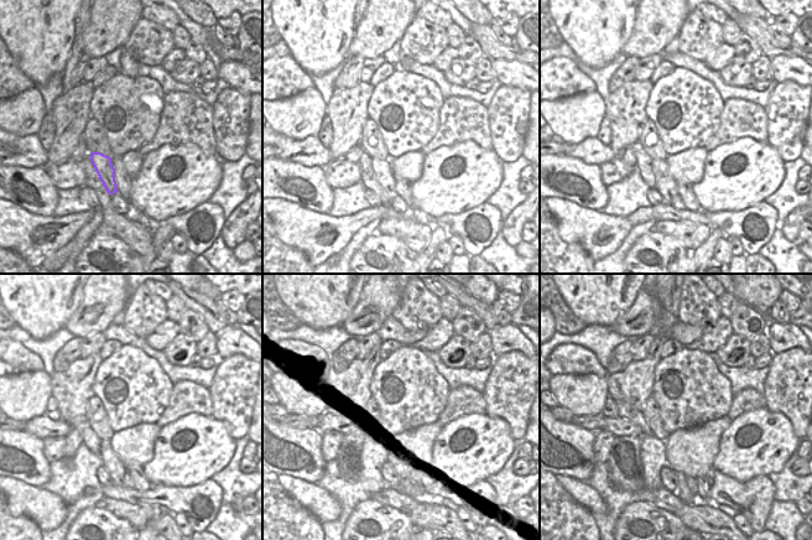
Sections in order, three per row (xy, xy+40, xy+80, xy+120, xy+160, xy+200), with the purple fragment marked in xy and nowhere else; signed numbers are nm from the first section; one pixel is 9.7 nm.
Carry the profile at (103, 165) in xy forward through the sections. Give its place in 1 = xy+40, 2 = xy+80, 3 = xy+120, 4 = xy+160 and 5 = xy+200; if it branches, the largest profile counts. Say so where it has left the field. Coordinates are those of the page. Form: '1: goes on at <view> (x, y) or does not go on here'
1: goes on at xy+40 (383, 169)
2: goes on at xy+80 (665, 183)
3: goes on at xy+120 (113, 465)
4: goes on at xy+160 (399, 473)
5: goes on at xy+200 (682, 492)

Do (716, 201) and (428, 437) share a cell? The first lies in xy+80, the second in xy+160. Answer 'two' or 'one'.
two

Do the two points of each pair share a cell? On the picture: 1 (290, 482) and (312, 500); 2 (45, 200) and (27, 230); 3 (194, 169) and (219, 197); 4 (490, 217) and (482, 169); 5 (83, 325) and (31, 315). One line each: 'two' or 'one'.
1: one
2: two
3: two
4: two
5: two

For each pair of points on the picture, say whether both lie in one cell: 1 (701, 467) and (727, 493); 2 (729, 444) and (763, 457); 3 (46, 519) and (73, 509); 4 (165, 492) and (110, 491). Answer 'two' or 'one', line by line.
1: two
2: one
3: two
4: one

